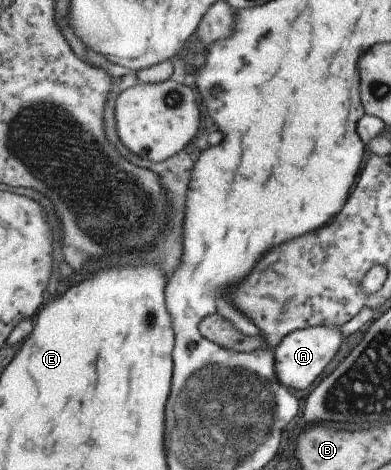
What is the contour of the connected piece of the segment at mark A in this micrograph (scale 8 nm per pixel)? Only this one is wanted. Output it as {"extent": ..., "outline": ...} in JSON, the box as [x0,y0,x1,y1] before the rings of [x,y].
{"extent":[272,326,342,391],"outline":[[[315,326],[289,332],[272,349],[273,369],[277,381],[287,389],[303,391],[321,375],[323,367],[333,359],[342,338],[339,328],[329,326]]]}

